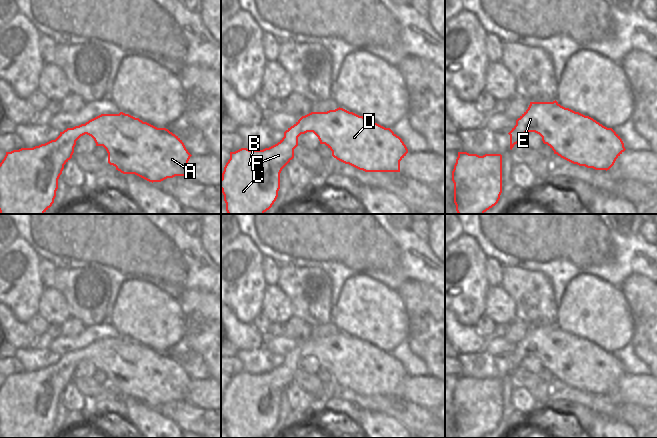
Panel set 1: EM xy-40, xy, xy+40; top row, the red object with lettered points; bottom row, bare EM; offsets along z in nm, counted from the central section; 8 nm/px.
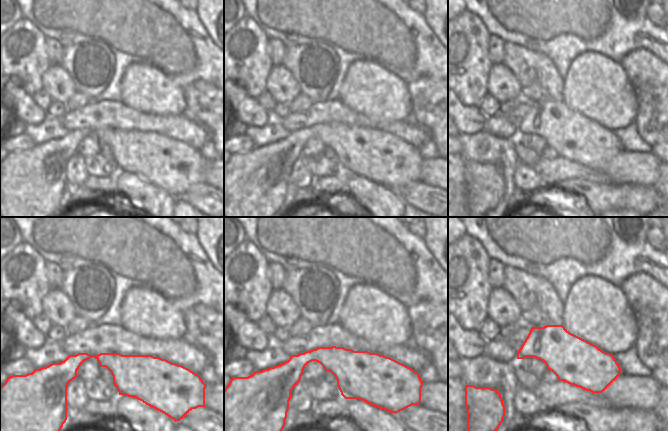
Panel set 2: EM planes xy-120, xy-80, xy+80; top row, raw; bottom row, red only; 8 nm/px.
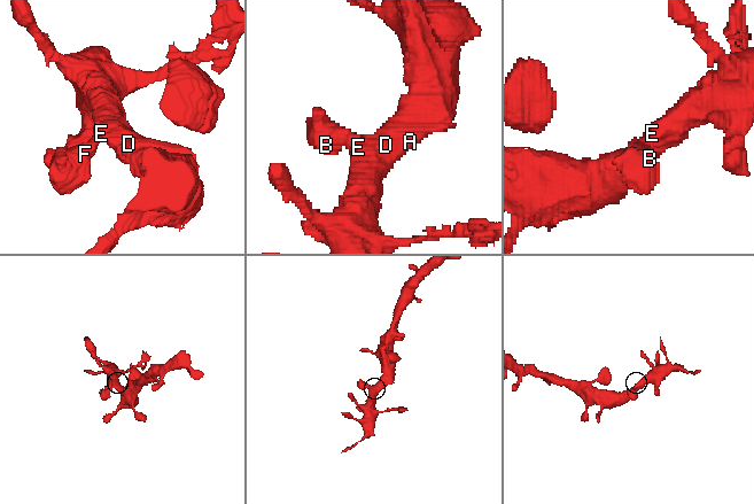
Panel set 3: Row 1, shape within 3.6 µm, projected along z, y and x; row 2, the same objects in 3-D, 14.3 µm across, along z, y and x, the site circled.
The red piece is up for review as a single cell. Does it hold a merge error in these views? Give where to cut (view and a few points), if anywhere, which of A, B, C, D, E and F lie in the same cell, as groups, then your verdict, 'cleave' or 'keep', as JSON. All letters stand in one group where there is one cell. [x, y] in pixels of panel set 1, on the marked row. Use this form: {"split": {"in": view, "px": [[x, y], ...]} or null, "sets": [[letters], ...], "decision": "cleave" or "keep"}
{"split": null, "sets": [["A", "B", "C", "D", "E", "F"]], "decision": "keep"}

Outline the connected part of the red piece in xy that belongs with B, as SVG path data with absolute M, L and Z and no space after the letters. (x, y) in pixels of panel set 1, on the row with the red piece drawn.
M340 107L327 112L311 112L288 128L284 137L269 148L241 148L230 152L230 159L221 178L221 190L228 214L264 214L272 207L280 189L280 173L294 158L298 137L307 132L313 132L320 144L325 144L332 151L334 158L365 172L400 172L400 161L408 153L399 136L369 118Z

